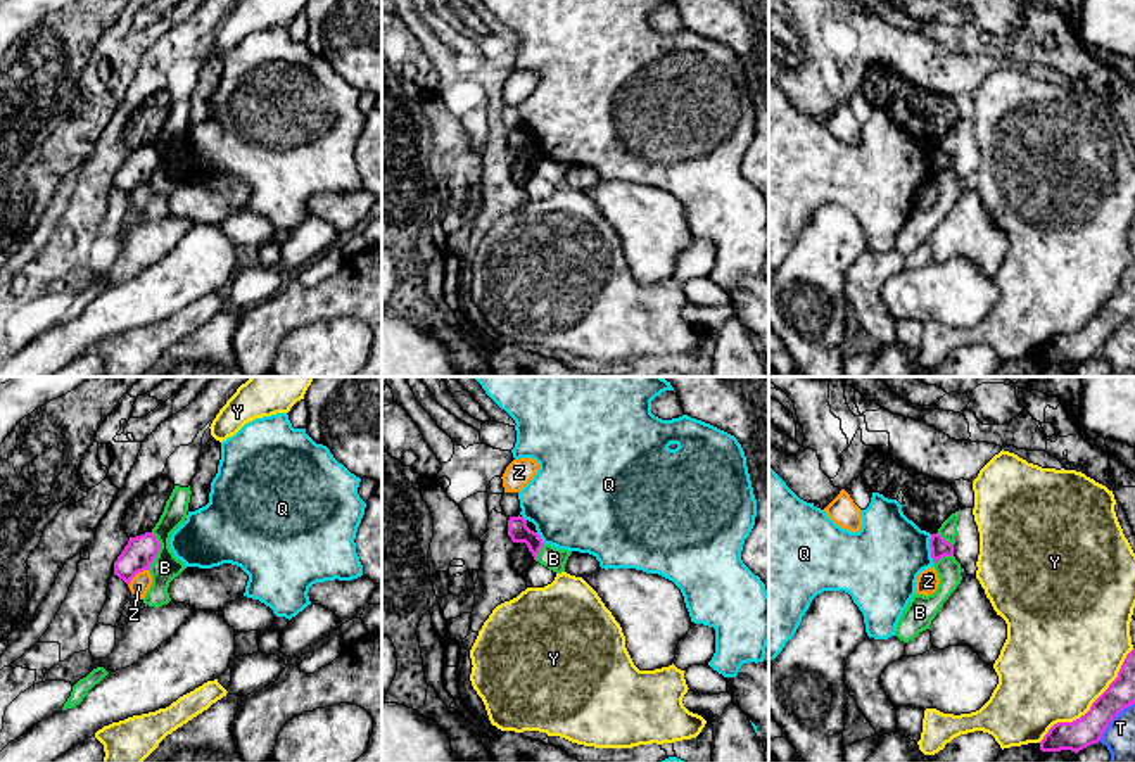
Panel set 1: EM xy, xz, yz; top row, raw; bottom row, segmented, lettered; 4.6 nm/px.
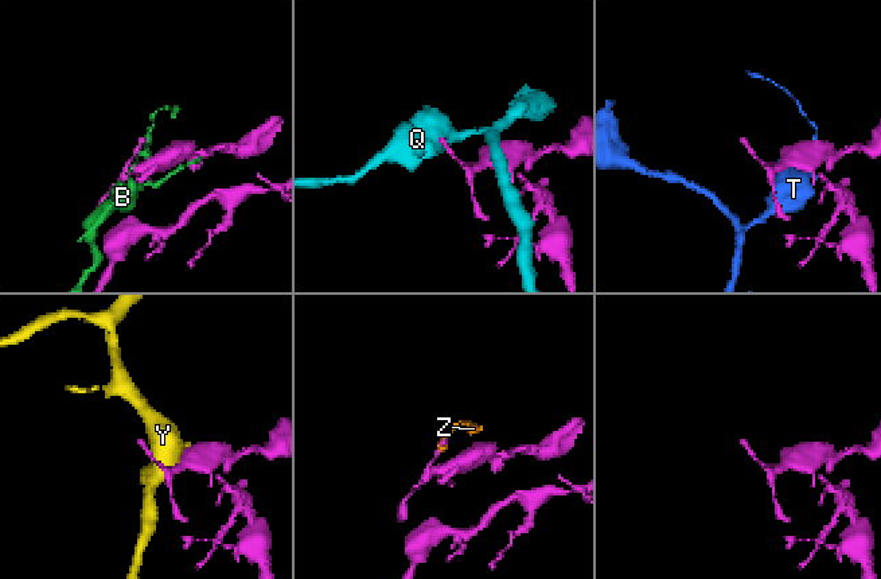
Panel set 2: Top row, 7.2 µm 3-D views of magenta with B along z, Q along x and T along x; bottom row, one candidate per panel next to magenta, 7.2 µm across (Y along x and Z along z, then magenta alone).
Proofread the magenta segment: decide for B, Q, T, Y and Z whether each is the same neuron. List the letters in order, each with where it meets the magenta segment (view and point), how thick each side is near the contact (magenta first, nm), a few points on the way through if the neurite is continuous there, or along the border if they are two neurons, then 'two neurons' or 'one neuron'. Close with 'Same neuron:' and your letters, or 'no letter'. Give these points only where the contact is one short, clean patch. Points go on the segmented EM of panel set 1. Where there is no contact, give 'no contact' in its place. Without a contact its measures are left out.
B: meets magenta in xy at (158, 550); 150 nm thick on the magenta side, 130 nm on the other; border along xy (152, 533), (159, 550), (147, 569); two neurons
Q: meets magenta in yz at (930, 546); 90 nm thick on the magenta side, 360 nm on the other; two neurons
T: meets magenta in yz at (1113, 717); 140 nm thick on the magenta side, 140 nm on the other; two neurons
Y: meets magenta in yz at (1092, 705); 140 nm thick on the magenta side, 480 nm on the other; two neurons
Z: meets magenta in xy at (135, 574); 150 nm thick on the magenta side, 90 nm on the other; border along xy (147, 569), (140, 571), (128, 586); two neurons
Same neuron: no letter

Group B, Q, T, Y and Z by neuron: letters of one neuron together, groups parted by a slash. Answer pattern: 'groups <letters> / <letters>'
groups B / Q / T / Y / Z

